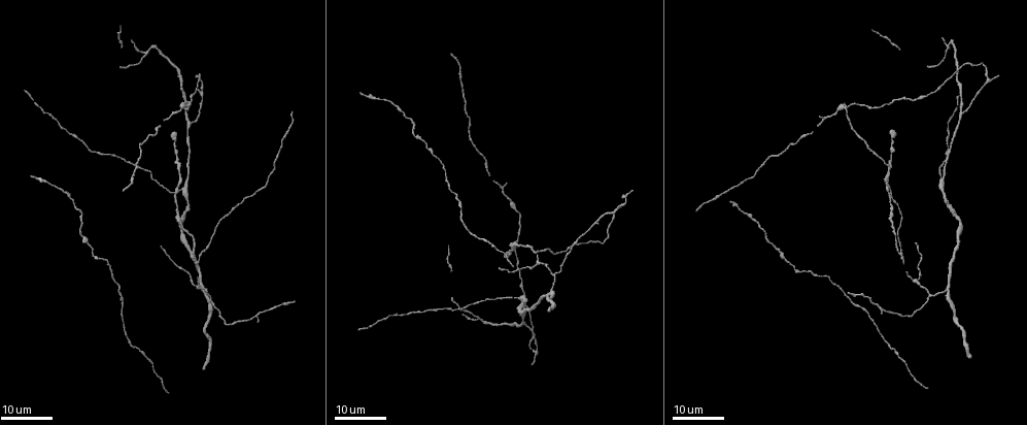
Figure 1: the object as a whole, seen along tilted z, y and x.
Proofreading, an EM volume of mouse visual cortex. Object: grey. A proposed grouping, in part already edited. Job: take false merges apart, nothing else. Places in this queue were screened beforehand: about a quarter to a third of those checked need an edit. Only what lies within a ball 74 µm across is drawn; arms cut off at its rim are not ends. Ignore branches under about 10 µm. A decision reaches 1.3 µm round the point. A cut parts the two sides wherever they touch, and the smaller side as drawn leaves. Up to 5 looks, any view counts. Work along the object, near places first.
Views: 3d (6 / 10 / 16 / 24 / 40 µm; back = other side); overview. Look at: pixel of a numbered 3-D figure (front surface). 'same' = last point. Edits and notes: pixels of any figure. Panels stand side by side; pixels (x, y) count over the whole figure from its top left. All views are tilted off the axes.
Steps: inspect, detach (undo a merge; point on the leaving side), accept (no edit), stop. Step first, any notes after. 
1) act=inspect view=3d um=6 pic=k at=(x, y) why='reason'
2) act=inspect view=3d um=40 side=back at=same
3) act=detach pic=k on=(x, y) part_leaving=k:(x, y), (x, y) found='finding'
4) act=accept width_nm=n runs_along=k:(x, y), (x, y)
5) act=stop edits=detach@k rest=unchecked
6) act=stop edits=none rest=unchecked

act=inspect view=3d um=24 pic=1 at=(515, 297)

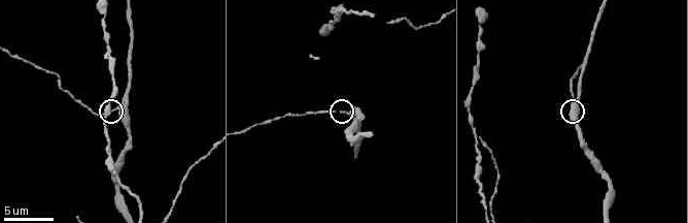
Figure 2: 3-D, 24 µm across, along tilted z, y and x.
act=inspect view=3d um=6 pic=2 at=(114, 108)

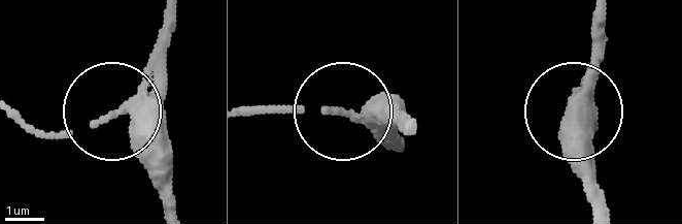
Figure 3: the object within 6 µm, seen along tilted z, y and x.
act=accept width_nm=270 runs_along=3:(402, 132), (339, 110), (254, 109) found='one cell here'

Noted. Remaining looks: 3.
act=inspect view=3d um=24 pic=1 at=(207, 302) why='arms part here'

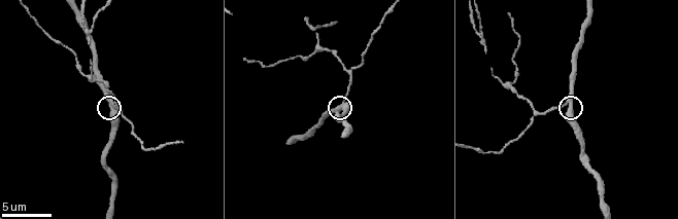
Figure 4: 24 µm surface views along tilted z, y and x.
act=inspect view=3d um=10 pic=4 at=(568, 105)

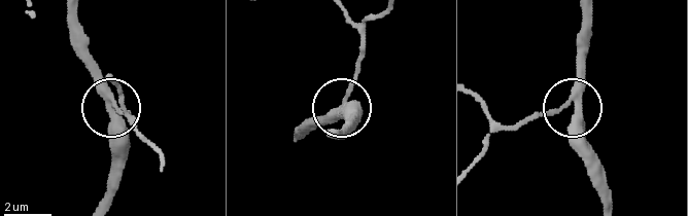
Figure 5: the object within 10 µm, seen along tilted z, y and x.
act=accept runs_along=5:(590, 10), (578, 101), (518, 121) found='one cell here'

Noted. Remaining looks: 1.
act=inspect view=3d um=6 pic=4 at=(87, 31) why='three arms meet'

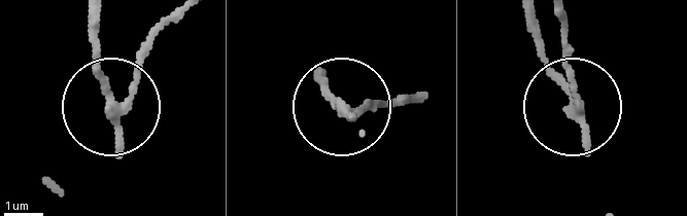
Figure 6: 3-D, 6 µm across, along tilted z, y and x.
act=detach pic=6 on=(93, 71) side_arm_um=30 arms=3 found='a second cell is stuck on'

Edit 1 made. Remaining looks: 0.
act=stop edits=detach@6 rest=unchecked

